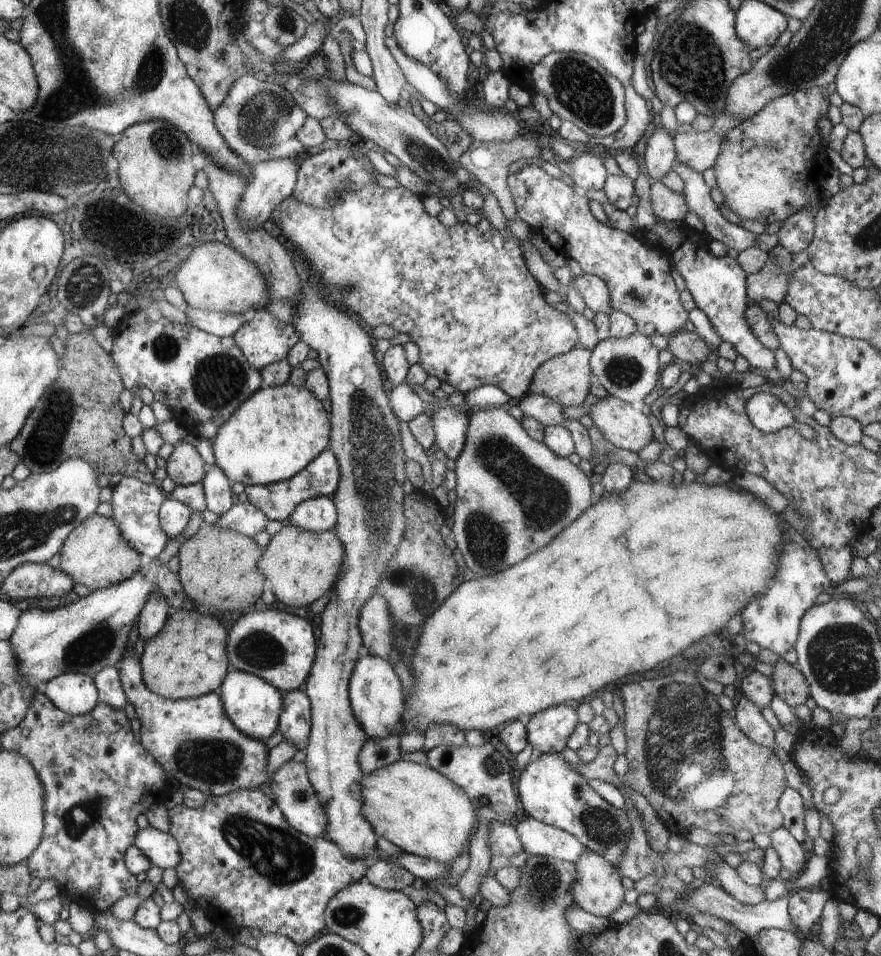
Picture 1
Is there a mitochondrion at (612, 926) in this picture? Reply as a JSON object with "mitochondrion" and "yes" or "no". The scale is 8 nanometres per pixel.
{"mitochondrion":"no"}

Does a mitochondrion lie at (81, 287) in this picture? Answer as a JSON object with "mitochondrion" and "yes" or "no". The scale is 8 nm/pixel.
{"mitochondrion":"yes"}

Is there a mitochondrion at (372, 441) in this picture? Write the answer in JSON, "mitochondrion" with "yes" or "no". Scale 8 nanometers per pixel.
{"mitochondrion":"yes"}

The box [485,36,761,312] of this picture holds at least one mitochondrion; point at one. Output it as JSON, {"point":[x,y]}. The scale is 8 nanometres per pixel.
{"point":[580,89]}

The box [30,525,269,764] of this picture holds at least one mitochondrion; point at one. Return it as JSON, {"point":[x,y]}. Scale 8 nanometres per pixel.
{"point":[98,641]}

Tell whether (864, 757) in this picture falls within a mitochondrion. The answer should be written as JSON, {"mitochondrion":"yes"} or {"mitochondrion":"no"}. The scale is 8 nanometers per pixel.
{"mitochondrion":"no"}

